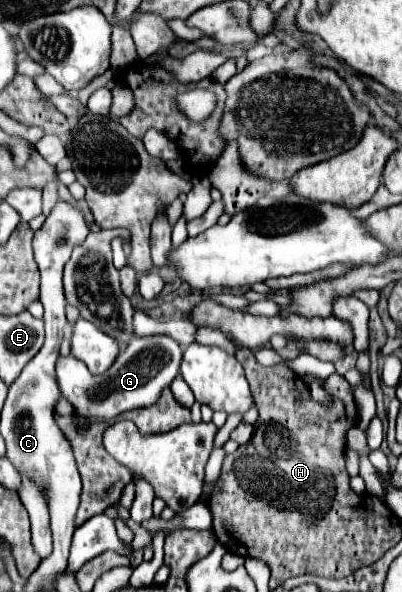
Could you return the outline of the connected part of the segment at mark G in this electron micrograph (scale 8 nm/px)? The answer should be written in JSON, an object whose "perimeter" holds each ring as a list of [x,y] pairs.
{"perimeter":[[[144,336],[132,338],[104,376],[92,376],[84,362],[72,356],[59,356],[56,374],[62,396],[76,408],[80,416],[98,422],[110,422],[126,410],[154,404],[160,398],[162,390],[168,388],[180,374],[180,358],[182,348],[170,336]]]}

